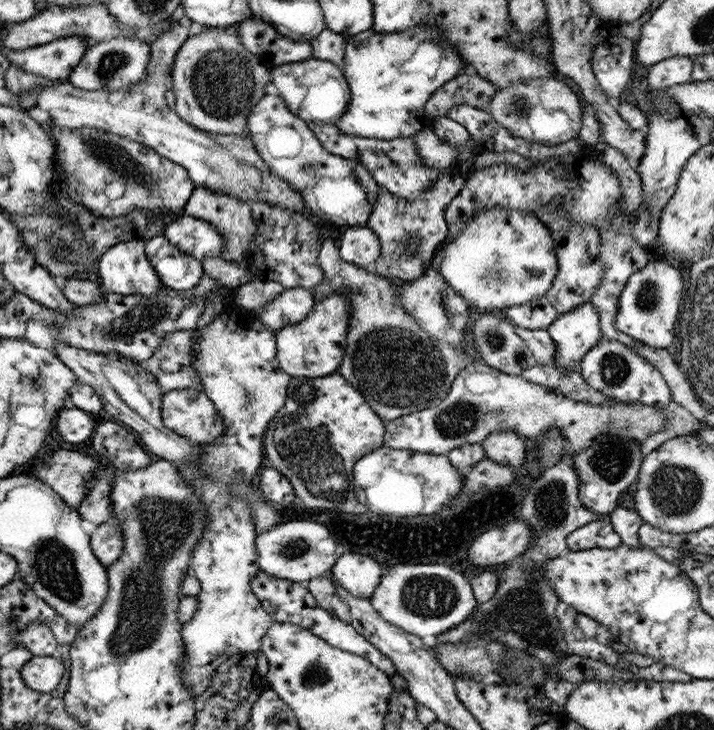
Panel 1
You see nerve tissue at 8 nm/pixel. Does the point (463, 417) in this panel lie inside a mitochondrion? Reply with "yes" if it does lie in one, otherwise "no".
yes

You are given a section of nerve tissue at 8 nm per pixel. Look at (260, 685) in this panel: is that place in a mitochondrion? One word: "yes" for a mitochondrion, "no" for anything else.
no

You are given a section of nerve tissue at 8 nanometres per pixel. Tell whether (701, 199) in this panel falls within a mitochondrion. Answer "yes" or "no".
no

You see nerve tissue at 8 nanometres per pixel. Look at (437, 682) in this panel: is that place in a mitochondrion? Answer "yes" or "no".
no

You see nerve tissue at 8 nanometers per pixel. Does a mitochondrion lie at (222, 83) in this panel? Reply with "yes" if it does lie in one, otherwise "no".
yes

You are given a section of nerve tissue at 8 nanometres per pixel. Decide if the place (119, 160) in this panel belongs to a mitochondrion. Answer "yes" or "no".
yes

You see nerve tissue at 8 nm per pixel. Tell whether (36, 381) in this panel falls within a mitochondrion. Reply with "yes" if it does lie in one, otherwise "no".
yes

